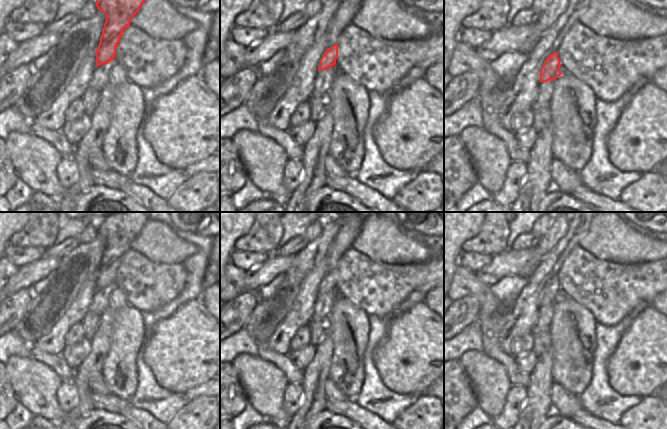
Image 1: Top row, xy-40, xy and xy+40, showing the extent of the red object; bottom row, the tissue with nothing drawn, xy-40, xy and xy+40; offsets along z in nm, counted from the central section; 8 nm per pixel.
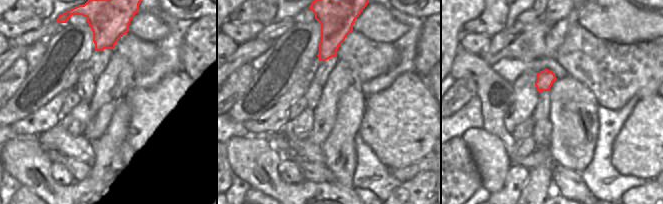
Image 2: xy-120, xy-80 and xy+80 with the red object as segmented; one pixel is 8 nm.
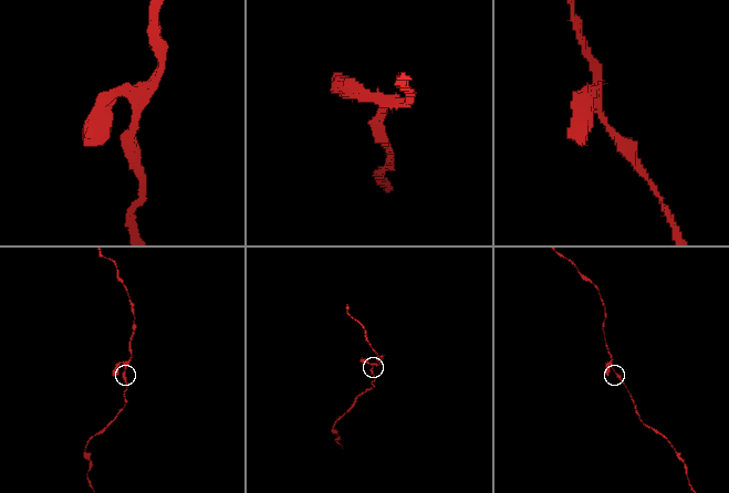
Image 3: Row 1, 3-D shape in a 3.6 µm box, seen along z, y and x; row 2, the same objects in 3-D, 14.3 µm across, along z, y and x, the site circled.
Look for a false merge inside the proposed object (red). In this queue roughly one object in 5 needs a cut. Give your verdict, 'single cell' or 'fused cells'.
single cell

